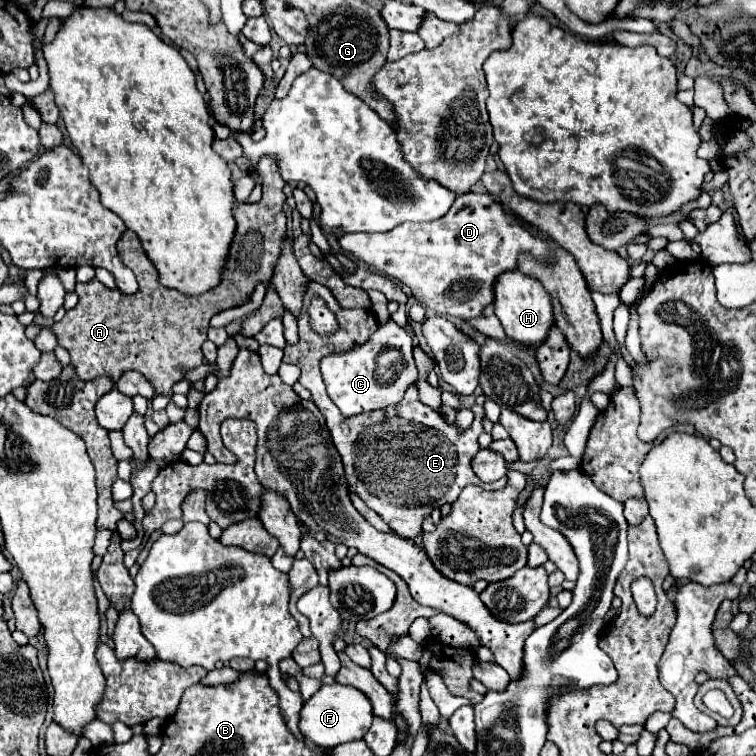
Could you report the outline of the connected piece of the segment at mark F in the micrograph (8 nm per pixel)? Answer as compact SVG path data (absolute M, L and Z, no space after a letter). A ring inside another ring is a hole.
M322 685L302 707L300 711L300 731L304 737L312 739L316 745L322 747L336 747L348 741L364 739L366 731L372 725L372 703L370 699L358 691L356 687L348 685Z

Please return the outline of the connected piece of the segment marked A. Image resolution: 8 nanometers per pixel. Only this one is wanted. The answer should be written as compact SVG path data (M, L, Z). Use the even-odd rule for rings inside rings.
M264 155L256 167L264 179L264 195L254 205L240 203L234 207L238 229L232 241L228 265L224 269L224 279L216 289L192 299L160 285L156 281L156 269L144 255L144 249L132 231L124 231L120 237L118 253L140 283L136 295L124 295L118 289L108 289L98 279L76 285L76 295L80 297L76 309L68 311L60 323L52 325L52 329L58 335L58 345L68 349L80 379L88 381L108 375L116 381L126 371L138 371L154 385L156 395L170 395L172 385L184 379L180 369L194 369L204 363L202 343L206 341L210 319L218 311L246 303L256 283L270 281L280 253L280 243L286 235L286 215L282 211L286 201L282 189L286 181L278 173L278 161L276 157Z

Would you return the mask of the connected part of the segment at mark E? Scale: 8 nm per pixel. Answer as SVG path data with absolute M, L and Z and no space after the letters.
M312 283L312 287L308 289L306 299L310 301L312 297L320 297L326 307L336 315L338 329L328 335L318 335L310 327L310 315L302 313L298 321L300 341L284 349L284 363L294 363L302 369L300 383L312 393L312 401L326 419L334 445L342 455L350 493L356 493L370 509L386 519L394 533L414 539L422 533L424 517L430 515L436 507L440 509L446 503L454 503L466 485L472 483L490 491L504 487L506 477L493 483L482 483L470 467L470 459L478 453L478 435L484 431L482 419L486 413L482 405L472 407L474 423L464 433L458 433L456 425L448 425L440 413L422 405L416 387L408 387L404 403L400 403L400 407L344 417L326 395L326 387L322 385L320 375L320 359L336 351L345 352L360 343L366 343L368 337L378 329L378 319L370 309L340 307L330 289L320 283Z

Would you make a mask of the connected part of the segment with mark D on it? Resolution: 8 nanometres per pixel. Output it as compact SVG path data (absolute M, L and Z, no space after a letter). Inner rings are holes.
M462 193L456 197L456 203L450 211L432 223L404 223L394 227L388 233L348 233L338 239L338 245L352 253L356 259L374 267L376 271L394 277L410 287L414 299L422 305L430 307L438 315L452 315L460 319L480 317L484 307L492 305L494 299L494 281L500 273L508 269L516 269L516 261L520 253L532 253L536 259L546 259L548 243L532 237L532 233L518 223L518 219L502 209L502 205L488 193Z

